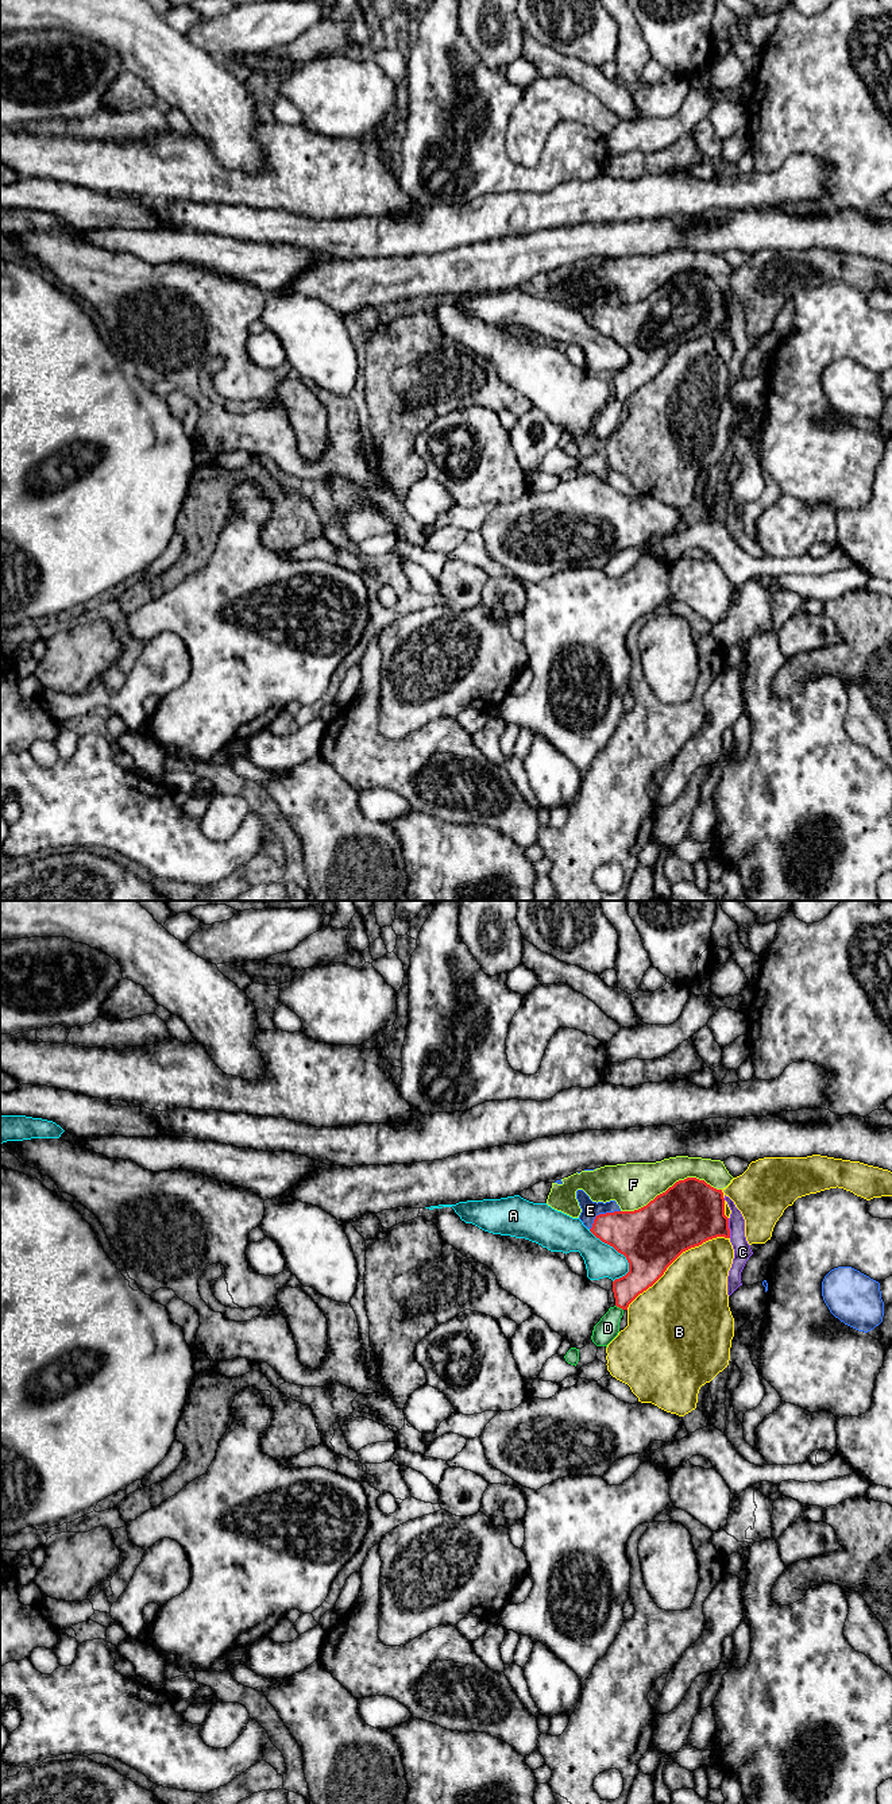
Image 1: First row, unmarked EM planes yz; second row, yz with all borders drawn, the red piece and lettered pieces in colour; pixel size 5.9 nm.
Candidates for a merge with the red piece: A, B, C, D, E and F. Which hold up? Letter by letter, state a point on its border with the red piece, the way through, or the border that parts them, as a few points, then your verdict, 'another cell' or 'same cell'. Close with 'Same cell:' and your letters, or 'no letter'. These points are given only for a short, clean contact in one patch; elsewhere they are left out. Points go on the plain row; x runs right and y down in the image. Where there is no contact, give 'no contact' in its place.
A: yz (617, 343) | another cell
B: yz (676, 350) | another cell
C: yz (728, 320) | another cell
D: yz (620, 400) | across yz (643, 366), (625, 384), (620, 400), (607, 420) | same cell
E: yz (601, 307) | another cell
F: yz (672, 278) | another cell
Same cell: D

